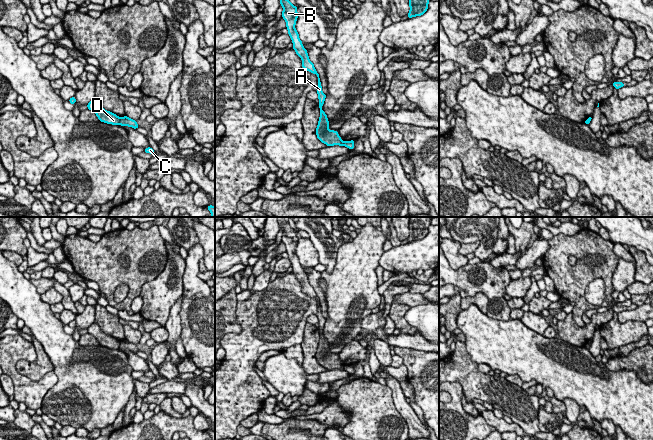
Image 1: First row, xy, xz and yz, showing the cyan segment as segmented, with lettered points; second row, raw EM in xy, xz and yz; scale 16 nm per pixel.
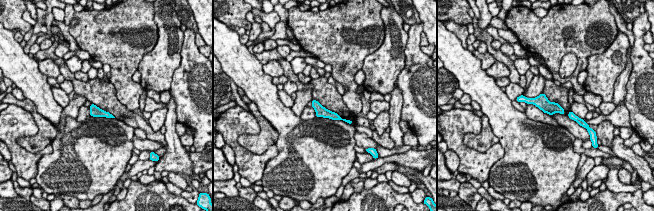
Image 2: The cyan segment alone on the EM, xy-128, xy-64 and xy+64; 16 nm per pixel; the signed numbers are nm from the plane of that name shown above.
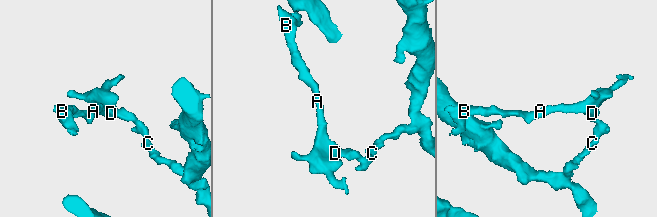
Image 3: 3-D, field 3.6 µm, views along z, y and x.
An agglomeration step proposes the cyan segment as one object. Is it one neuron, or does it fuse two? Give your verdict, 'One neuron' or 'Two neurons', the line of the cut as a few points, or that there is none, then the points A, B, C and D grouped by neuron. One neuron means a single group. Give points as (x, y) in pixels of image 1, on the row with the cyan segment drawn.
Two neurons. Split along xy (120, 117), (118, 124). Groups: A B D / C

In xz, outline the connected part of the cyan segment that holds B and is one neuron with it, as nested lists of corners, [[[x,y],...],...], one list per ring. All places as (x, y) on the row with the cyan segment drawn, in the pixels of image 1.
[[[280,0],[280,4],[282,5],[282,18],[286,22],[286,28],[288,29],[288,34],[291,37],[293,43],[293,49],[296,54],[302,60],[302,68],[316,74],[318,77],[318,88],[316,92],[318,93],[319,99],[319,108],[320,108],[320,117],[318,121],[318,125],[316,128],[317,138],[327,146],[344,146],[344,141],[338,134],[338,131],[329,130],[329,121],[327,115],[322,110],[322,106],[324,104],[326,94],[322,91],[321,81],[319,78],[319,74],[316,71],[314,64],[310,61],[307,50],[304,48],[302,41],[299,38],[299,34],[296,31],[295,25],[299,14],[297,13],[297,6],[294,6],[289,0]]]

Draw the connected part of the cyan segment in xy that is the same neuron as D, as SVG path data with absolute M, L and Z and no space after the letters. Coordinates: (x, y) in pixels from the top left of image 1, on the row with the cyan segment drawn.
M96 99L90 101L87 104L87 107L96 114L99 121L107 124L119 125L120 117L110 111L105 110Z

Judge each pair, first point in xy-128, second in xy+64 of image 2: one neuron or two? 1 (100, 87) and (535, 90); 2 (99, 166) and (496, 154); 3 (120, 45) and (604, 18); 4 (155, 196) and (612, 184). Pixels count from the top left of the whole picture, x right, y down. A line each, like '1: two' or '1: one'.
1: two
2: two
3: one
4: two

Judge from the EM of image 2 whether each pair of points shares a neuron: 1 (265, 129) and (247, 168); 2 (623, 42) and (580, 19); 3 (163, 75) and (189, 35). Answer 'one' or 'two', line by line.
1: two
2: two
3: two

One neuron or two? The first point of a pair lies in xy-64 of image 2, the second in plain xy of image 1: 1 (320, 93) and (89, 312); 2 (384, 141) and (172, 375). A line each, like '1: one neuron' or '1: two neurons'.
1: two neurons
2: one neuron

